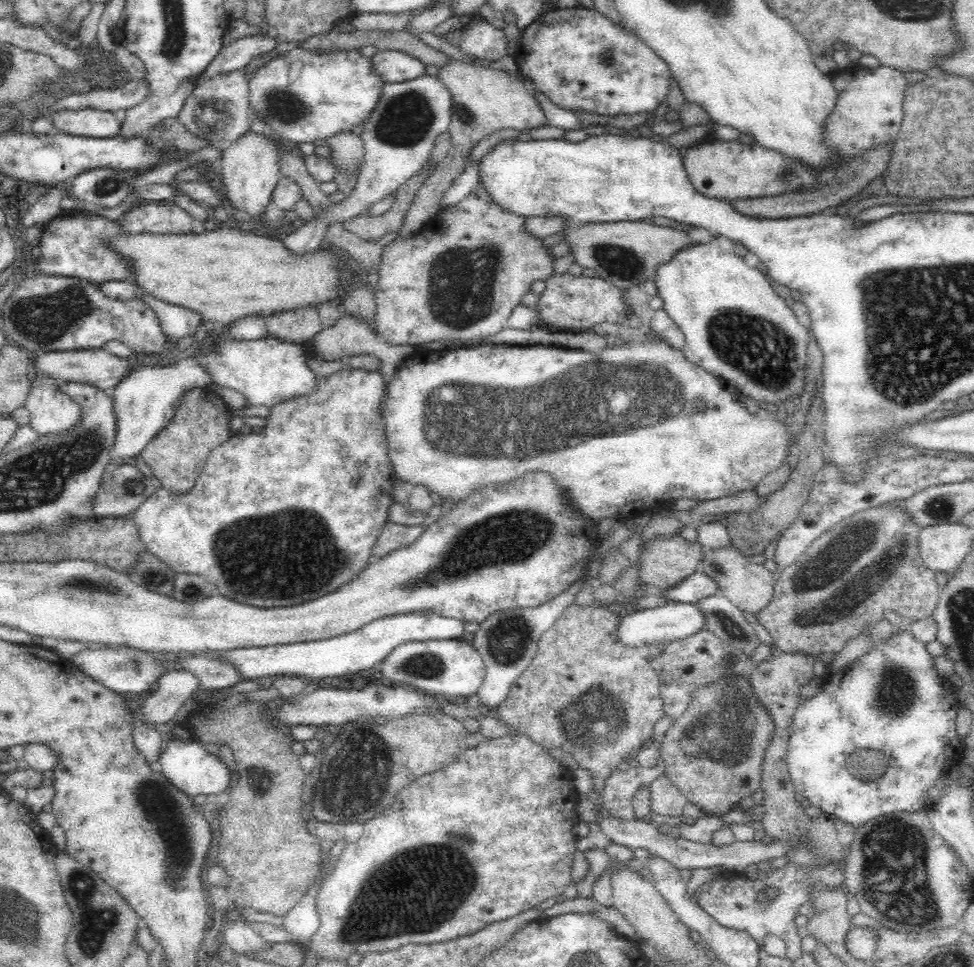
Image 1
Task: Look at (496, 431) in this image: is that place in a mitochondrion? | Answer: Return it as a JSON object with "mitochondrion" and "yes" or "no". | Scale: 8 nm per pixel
{"mitochondrion":"yes"}

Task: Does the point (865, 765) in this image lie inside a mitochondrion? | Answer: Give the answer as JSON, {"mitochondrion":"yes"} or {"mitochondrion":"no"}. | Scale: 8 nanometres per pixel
{"mitochondrion":"yes"}

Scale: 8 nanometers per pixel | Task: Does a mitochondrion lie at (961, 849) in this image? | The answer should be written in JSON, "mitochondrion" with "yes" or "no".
{"mitochondrion":"no"}

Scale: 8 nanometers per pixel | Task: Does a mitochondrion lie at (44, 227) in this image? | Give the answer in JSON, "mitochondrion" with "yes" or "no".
{"mitochondrion":"no"}

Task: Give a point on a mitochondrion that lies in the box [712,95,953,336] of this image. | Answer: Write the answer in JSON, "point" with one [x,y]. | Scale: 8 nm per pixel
{"point":[788,175]}

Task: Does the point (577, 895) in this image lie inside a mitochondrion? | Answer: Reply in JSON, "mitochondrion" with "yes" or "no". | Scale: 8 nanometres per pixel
{"mitochondrion":"no"}

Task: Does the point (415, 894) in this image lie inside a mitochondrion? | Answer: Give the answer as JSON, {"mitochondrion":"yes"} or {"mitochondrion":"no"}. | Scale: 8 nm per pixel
{"mitochondrion":"yes"}

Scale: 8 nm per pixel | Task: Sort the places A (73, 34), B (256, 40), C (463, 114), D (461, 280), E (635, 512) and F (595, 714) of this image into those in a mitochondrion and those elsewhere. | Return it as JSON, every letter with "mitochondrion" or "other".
{"A":"other","B":"other","C":"mitochondrion","D":"mitochondrion","E":"other","F":"mitochondrion"}

